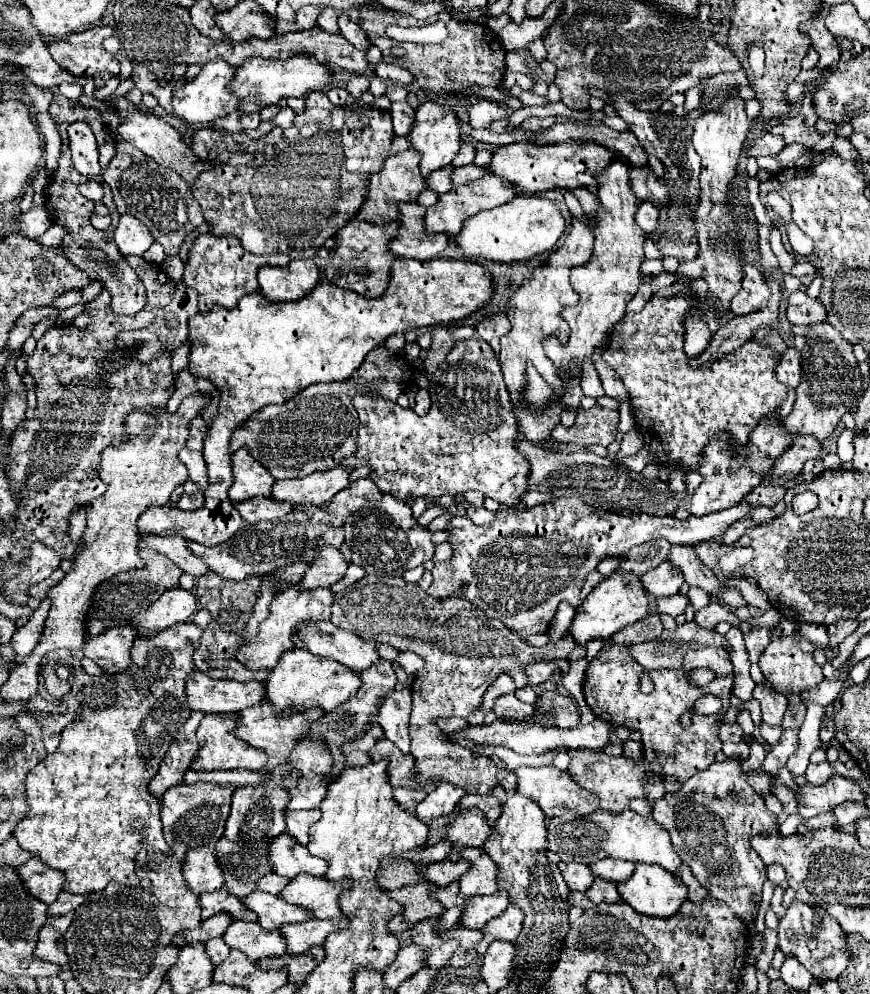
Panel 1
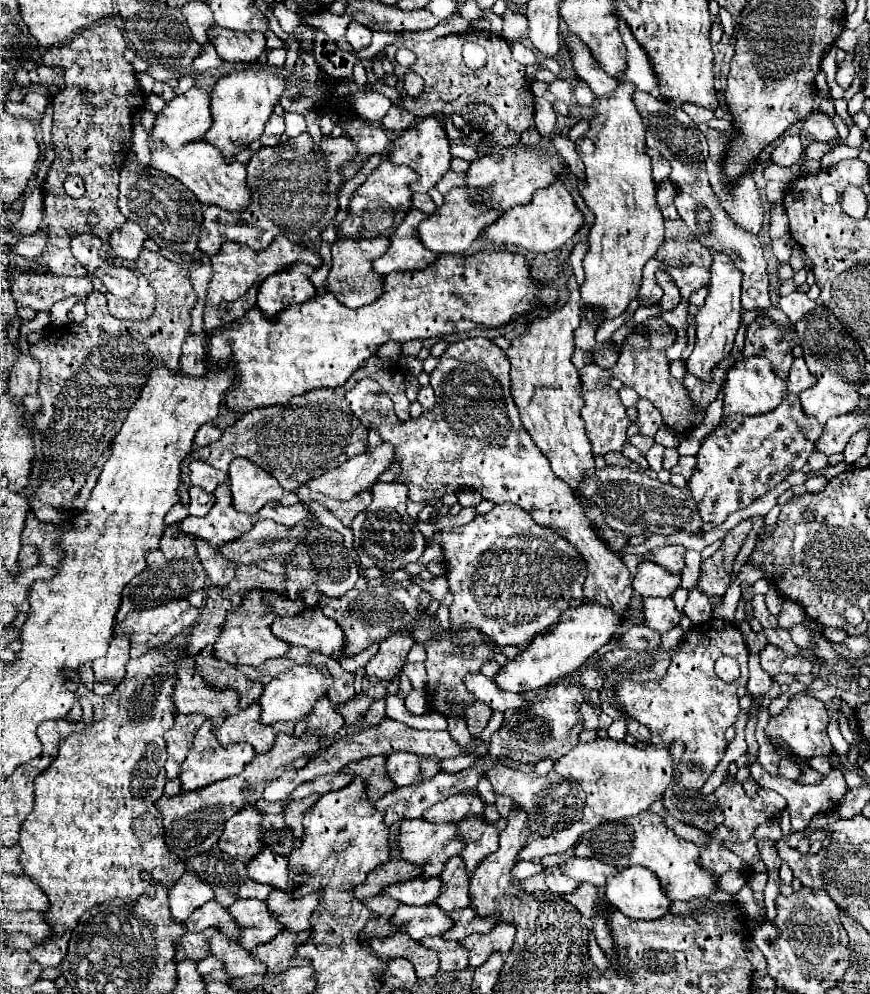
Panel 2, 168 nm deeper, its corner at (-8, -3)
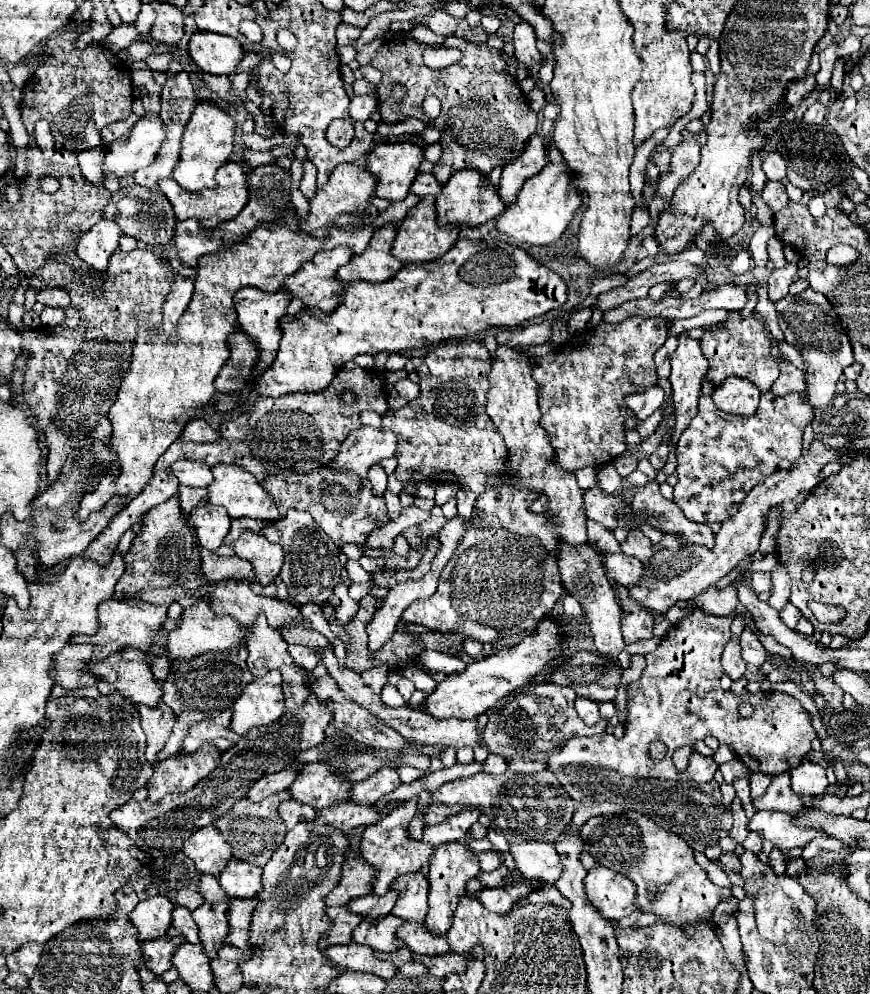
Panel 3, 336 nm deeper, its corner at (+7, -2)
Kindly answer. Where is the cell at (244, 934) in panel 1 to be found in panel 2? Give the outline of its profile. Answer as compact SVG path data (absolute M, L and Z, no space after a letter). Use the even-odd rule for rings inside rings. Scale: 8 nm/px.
M221 932L211 938L211 952L213 956L225 962L225 970L231 978L243 978L247 974L265 974L263 964L259 964L251 956L251 950L245 950L239 940L223 936Z

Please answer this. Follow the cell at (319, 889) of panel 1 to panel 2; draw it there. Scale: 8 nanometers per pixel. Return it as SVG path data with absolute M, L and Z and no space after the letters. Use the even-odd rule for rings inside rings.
M273 890L267 898L267 906L273 914L279 916L279 920L285 924L287 930L299 932L311 926L311 916L319 906L319 896L317 892L311 892L307 896L293 898L293 890L291 892Z

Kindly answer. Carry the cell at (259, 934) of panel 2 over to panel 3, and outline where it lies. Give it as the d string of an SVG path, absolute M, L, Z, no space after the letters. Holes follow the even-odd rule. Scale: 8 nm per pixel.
M220 901L220 903L202 903L196 911L192 911L192 917L200 929L200 941L202 941L204 953L210 959L216 957L218 949L224 945L222 939L228 933L226 909L228 905Z

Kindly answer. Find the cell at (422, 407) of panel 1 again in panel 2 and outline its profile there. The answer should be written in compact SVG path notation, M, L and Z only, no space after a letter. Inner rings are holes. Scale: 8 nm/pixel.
M423 386L419 390L419 396L417 396L419 404L423 406L423 410L431 410L435 406L435 394L433 394L433 388L431 386Z

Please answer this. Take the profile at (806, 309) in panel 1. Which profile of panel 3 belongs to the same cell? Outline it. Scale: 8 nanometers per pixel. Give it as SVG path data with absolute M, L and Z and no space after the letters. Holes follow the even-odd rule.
M788 263L784 269L774 269L770 279L768 279L768 295L770 301L778 301L782 297L788 295L788 287L792 285L794 277L796 277L796 265Z

